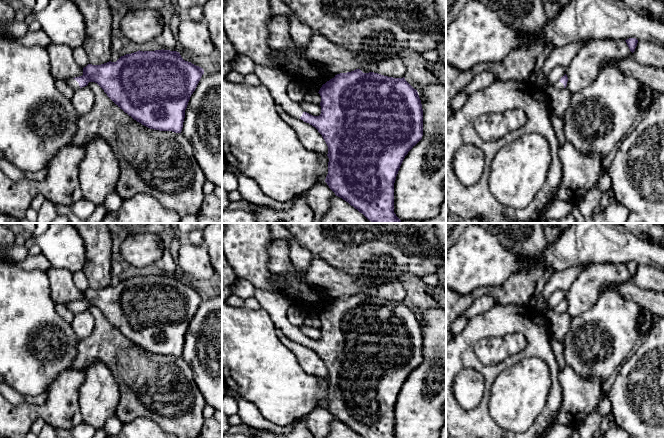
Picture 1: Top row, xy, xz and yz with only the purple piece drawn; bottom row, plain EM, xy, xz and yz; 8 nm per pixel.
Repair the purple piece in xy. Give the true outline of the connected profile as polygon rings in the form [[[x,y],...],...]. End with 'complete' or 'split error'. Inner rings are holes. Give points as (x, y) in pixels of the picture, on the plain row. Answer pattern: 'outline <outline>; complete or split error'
outline [[[139,274],[121,280],[116,286],[88,288],[83,292],[82,300],[67,302],[66,305],[74,314],[95,306],[120,333],[142,349],[181,357],[185,334],[203,298],[203,292],[185,285],[177,275]]]; split error

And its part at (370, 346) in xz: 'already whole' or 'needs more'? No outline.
needs more

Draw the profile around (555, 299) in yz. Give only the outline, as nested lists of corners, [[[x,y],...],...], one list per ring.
[[[557,290],[552,293],[548,299],[548,305],[550,309],[554,309],[566,298],[566,292],[563,290]]]

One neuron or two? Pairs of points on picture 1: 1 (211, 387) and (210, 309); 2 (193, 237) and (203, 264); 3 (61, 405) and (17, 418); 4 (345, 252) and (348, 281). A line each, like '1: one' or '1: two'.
1: one
2: two
3: one
4: two

